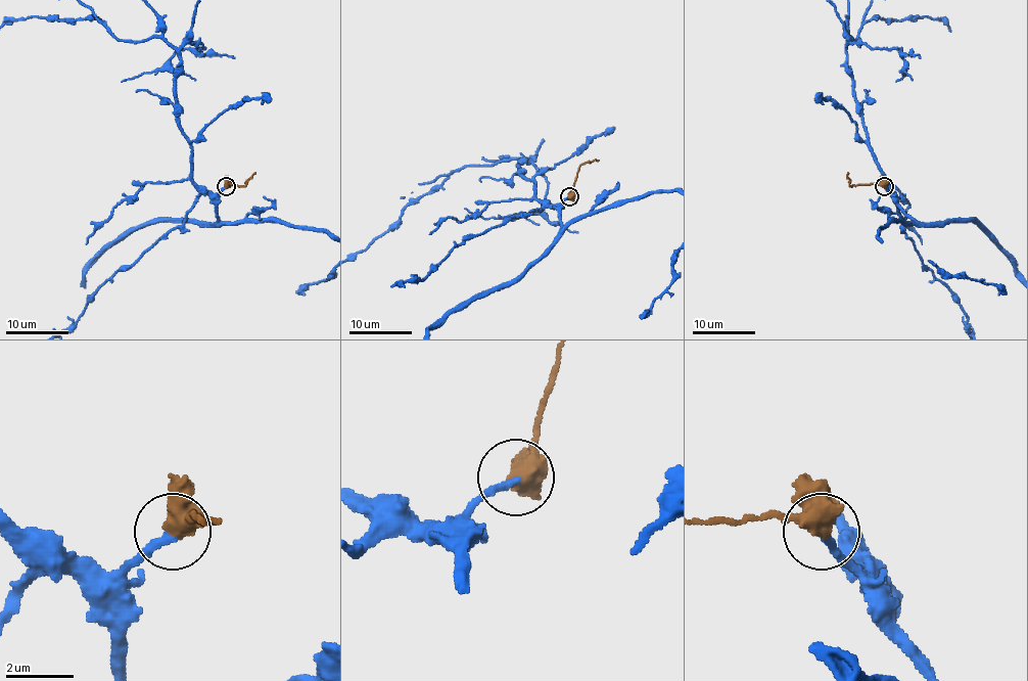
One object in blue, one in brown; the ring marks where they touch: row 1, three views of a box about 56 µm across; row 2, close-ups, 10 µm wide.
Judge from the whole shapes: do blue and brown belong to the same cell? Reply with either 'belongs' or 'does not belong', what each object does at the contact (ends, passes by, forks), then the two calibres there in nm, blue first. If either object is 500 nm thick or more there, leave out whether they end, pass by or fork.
belongs; 220 nm thick on the blue side, 550 nm on the other

